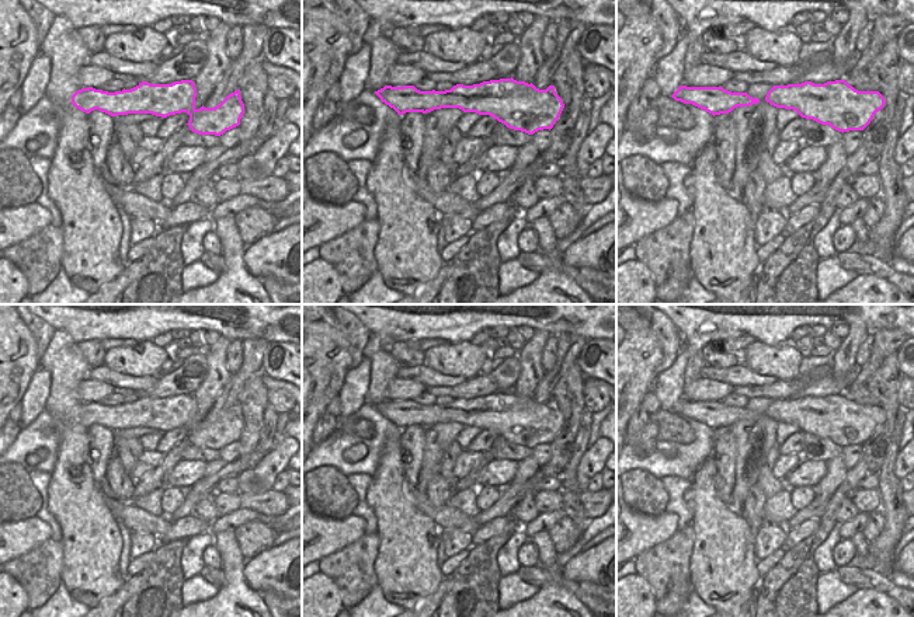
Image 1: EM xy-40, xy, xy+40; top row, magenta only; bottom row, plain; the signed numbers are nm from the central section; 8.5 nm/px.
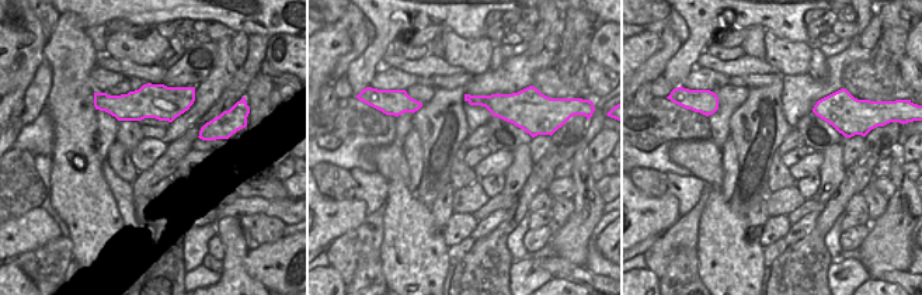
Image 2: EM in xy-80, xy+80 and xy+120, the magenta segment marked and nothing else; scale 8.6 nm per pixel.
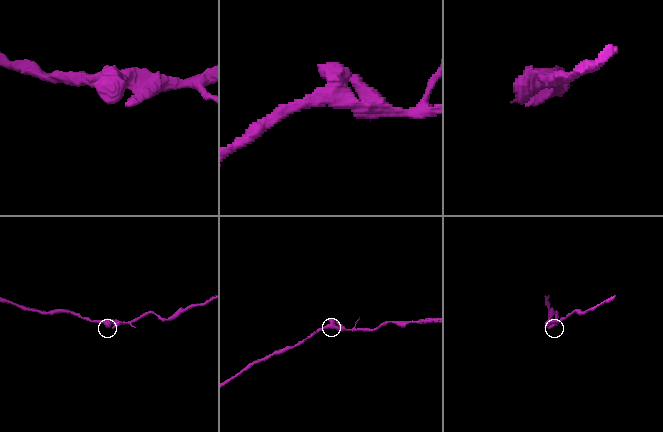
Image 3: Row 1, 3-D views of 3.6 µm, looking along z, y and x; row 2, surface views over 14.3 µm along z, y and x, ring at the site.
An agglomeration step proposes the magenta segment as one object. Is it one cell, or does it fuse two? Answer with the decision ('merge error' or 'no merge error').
no merge error

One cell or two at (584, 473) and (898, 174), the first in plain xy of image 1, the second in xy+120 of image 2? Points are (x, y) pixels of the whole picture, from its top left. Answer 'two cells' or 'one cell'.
two cells

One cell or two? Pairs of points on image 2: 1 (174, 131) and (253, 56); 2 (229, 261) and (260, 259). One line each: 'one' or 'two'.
1: two
2: two

